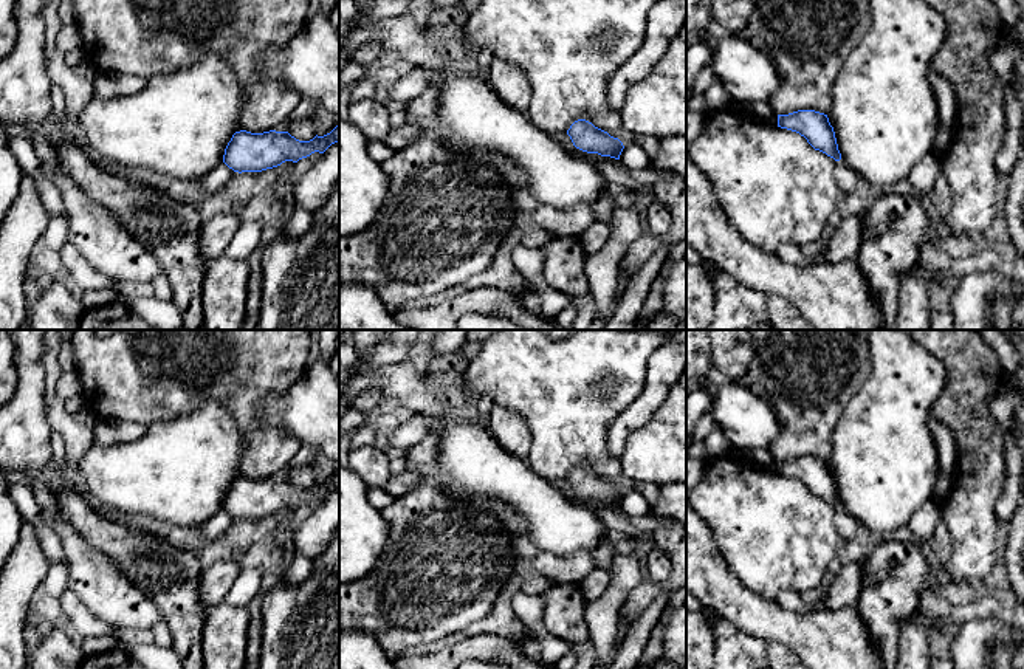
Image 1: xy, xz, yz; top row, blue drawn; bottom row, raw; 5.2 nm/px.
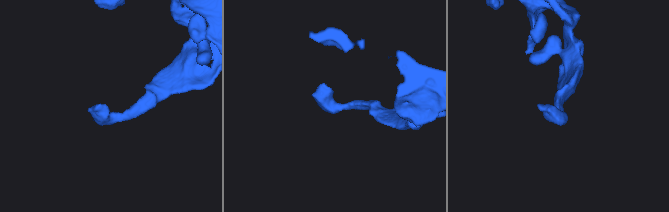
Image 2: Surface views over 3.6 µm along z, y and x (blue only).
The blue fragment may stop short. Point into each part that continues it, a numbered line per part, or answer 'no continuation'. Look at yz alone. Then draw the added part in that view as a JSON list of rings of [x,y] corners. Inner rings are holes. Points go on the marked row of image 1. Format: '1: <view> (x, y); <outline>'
no continuation

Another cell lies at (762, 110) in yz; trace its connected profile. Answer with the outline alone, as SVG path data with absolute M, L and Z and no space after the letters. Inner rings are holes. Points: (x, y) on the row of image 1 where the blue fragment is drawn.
M758 101L748 105L747 110L753 118L762 121L767 125L778 127L778 115L768 101Z

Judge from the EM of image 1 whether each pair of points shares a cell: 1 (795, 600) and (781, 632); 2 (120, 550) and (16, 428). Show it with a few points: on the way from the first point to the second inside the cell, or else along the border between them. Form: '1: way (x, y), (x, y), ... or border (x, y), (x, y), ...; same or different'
1: border (775, 600), (790, 610), (821, 609); different
2: border (53, 485), (59, 513), (68, 522); different

